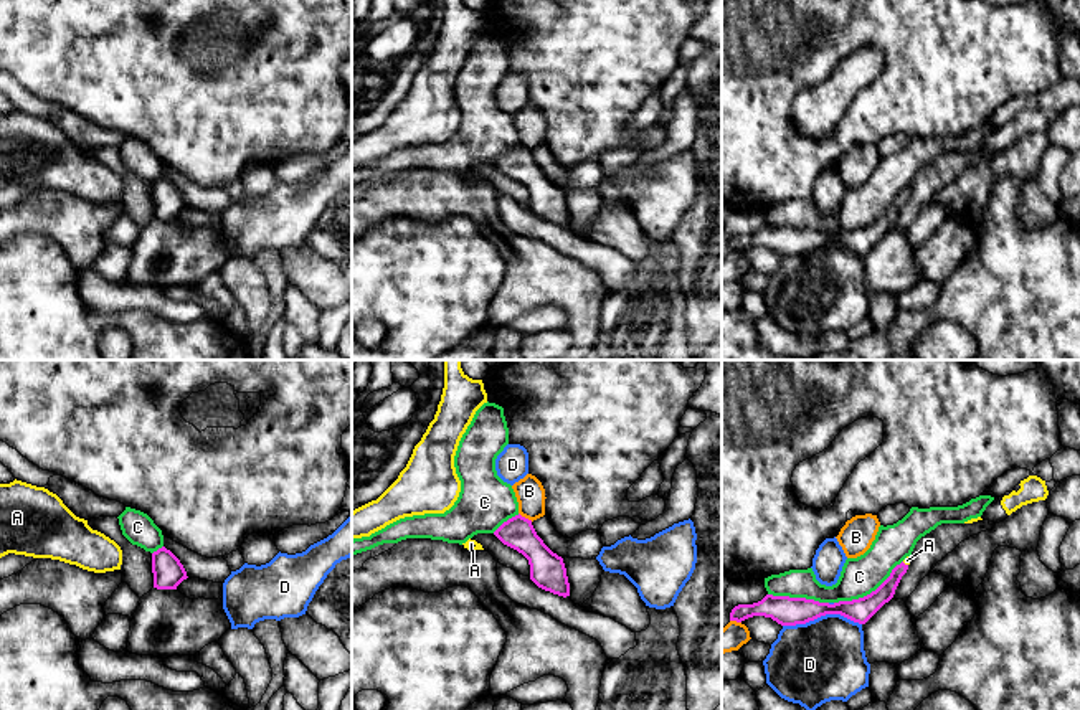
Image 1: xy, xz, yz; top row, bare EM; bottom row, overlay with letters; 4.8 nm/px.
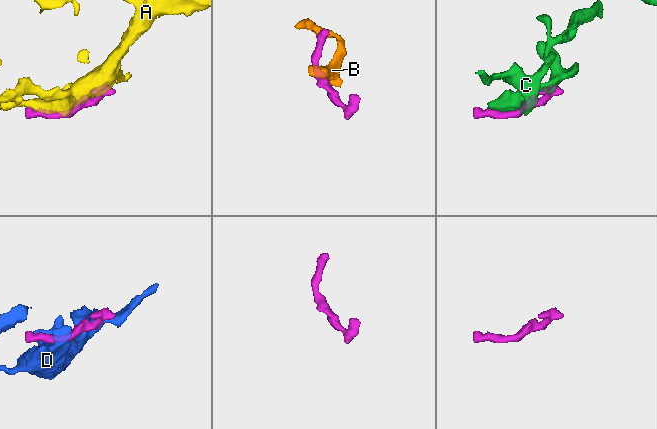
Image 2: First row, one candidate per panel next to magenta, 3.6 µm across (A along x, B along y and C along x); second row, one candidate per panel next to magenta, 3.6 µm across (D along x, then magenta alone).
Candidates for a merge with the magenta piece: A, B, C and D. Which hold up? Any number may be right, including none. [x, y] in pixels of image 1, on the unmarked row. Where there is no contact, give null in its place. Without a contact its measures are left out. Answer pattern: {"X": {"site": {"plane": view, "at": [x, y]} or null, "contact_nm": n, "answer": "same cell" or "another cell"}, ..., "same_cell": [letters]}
{"A": {"site": {"plane": "yz", "at": [904, 194]}, "contact_nm": 40, "answer": "same cell"}, "B": {"site": {"plane": "xz", "at": [524, 147]}, "contact_nm": 80, "answer": "another cell"}, "C": {"site": {"plane": "yz", "at": [871, 223]}, "contact_nm": 400, "answer": "another cell"}, "D": {"site": {"plane": "yz", "at": [821, 245]}, "contact_nm": 380, "answer": "another cell"}, "same_cell": ["A"]}

